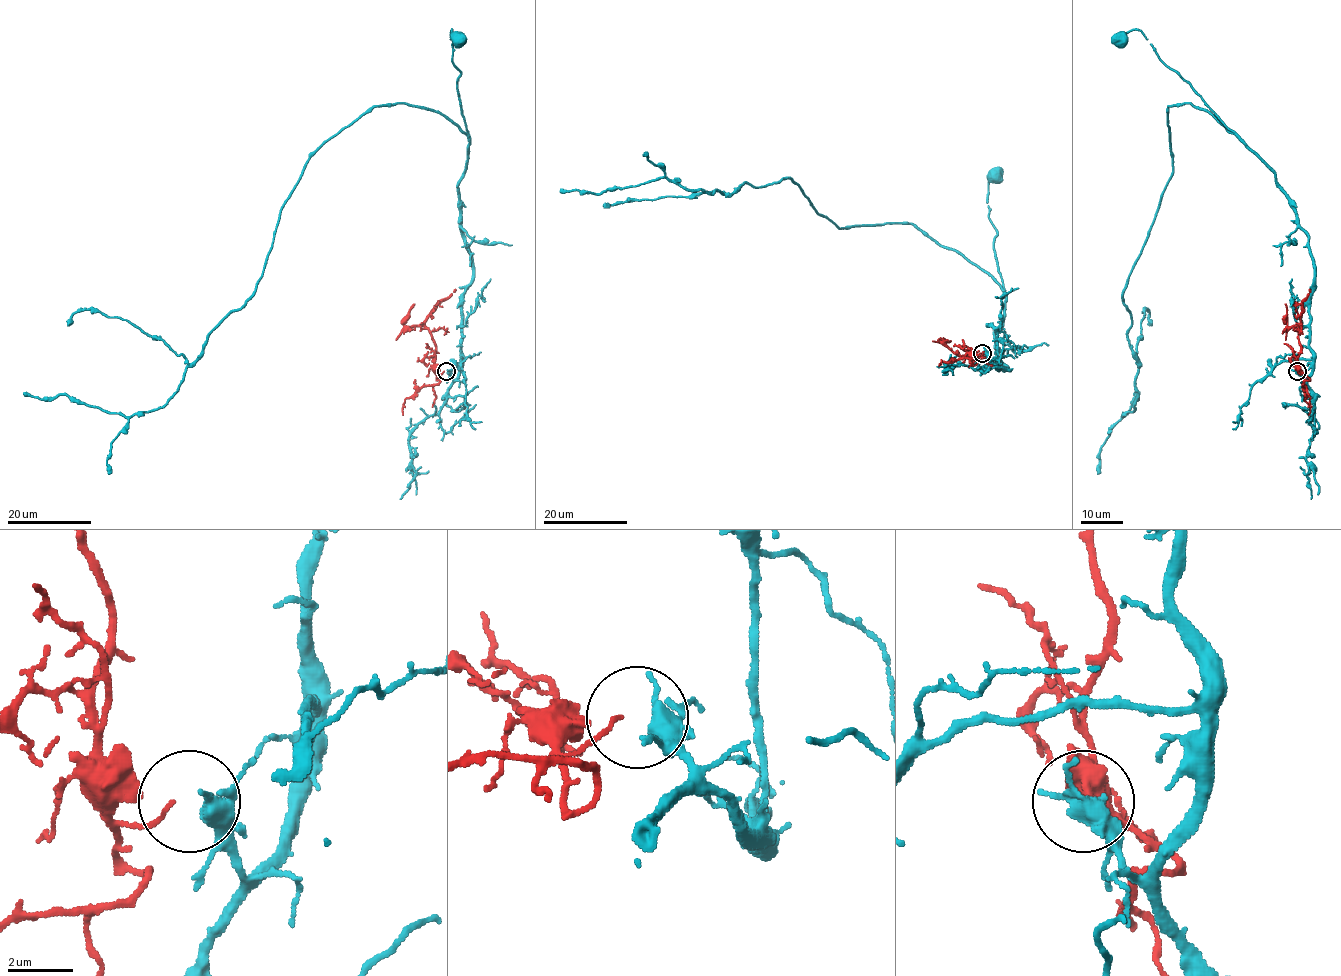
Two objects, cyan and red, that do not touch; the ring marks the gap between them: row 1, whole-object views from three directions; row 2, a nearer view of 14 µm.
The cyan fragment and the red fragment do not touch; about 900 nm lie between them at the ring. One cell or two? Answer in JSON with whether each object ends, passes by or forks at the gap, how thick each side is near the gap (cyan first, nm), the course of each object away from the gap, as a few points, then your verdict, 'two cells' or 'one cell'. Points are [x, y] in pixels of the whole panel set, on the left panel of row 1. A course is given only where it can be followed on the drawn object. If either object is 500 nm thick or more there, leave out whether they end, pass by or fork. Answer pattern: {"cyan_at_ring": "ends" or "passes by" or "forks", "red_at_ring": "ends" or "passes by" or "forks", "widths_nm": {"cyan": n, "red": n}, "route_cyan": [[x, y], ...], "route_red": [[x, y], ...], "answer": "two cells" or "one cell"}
{"cyan_at_ring": "forks", "red_at_ring": "ends", "widths_nm": {"cyan": 380, "red": 110}, "route_cyan": [[448, 371], [454, 380], [459, 371], [461, 294], [473, 275], [457, 184], [469, 134], [451, 31], [456, 38]], "route_red": [[444, 371], [437, 374], [433, 360], [435, 343], [425, 320], [437, 304], [456, 289]], "answer": "one cell"}

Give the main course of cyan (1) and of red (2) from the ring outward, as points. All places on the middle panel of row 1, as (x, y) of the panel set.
1: (984, 352), (997, 368), (1009, 370), (998, 359), (994, 335), (1005, 291), (988, 218), (993, 179)
2: (980, 352), (974, 358), (970, 354), (972, 356), (961, 357), (974, 357), (993, 366)

